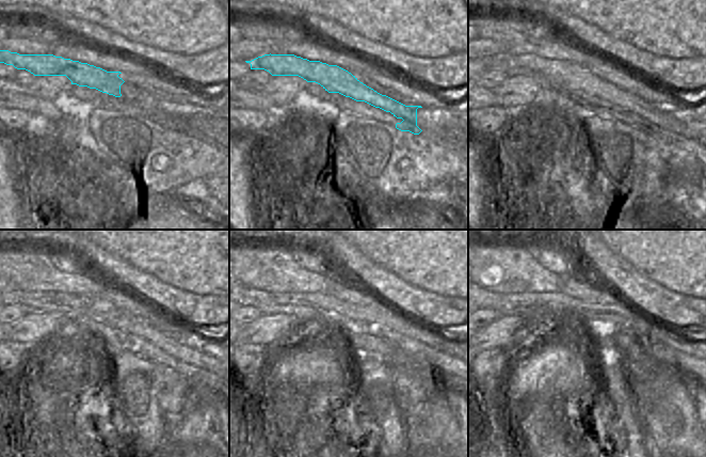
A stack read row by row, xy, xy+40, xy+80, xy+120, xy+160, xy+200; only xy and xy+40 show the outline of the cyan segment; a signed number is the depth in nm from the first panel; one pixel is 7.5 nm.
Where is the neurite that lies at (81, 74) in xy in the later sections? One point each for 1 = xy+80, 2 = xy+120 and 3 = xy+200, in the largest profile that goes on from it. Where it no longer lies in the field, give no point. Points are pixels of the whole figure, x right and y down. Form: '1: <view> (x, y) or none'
1: xy+80 (565, 77)
2: xy+120 (100, 311)
3: xy+200 (684, 362)

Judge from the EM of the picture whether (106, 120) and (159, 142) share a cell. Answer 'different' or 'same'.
same

